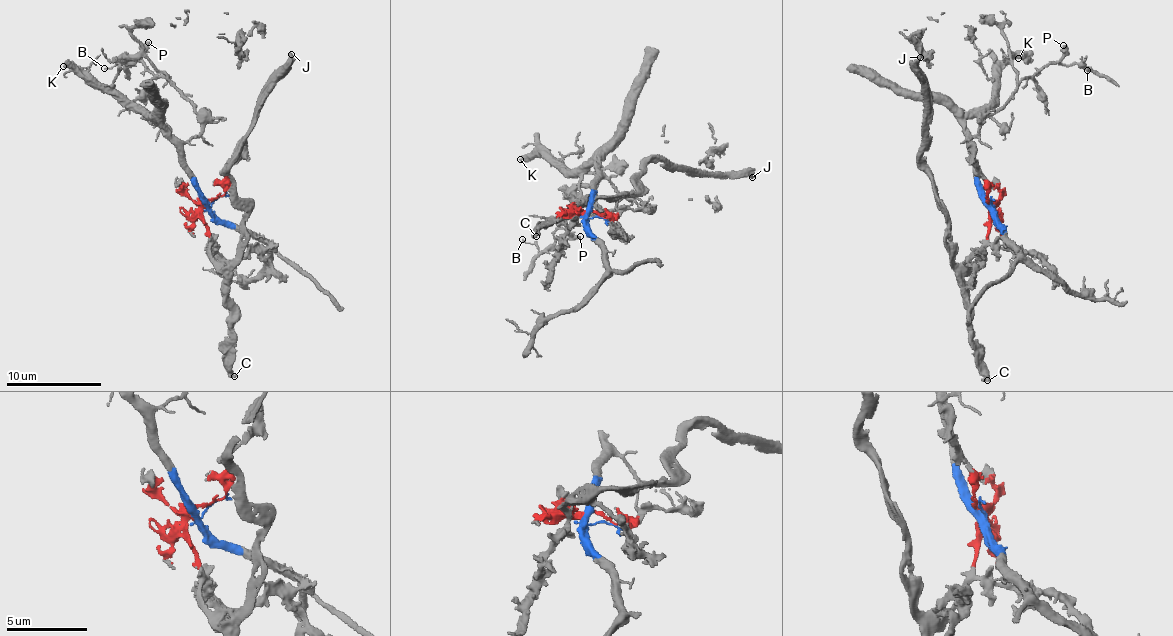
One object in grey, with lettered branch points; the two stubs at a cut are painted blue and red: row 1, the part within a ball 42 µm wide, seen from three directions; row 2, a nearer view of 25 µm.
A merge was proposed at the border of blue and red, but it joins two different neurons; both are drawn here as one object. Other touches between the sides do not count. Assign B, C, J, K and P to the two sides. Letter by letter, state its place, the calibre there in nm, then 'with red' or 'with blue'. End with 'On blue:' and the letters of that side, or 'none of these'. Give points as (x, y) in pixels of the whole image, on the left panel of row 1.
B: at (104, 68); 100 nm thick; with blue
C: at (234, 376); 440 nm thick; with red
J: at (291, 54); 400 nm thick; with red
K: at (63, 66); 400 nm thick; with blue
P: at (148, 42); 440 nm thick; with blue
On blue: B, K, P

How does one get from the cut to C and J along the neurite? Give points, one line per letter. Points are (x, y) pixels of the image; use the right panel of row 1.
C: (990, 205), (990, 223), (982, 240), (982, 252), (963, 277), (963, 303), (968, 313), (976, 368), (988, 380)
J: (990, 205), (982, 252), (973, 262), (955, 261), (950, 222), (925, 169), (929, 98), (916, 65), (920, 57)

